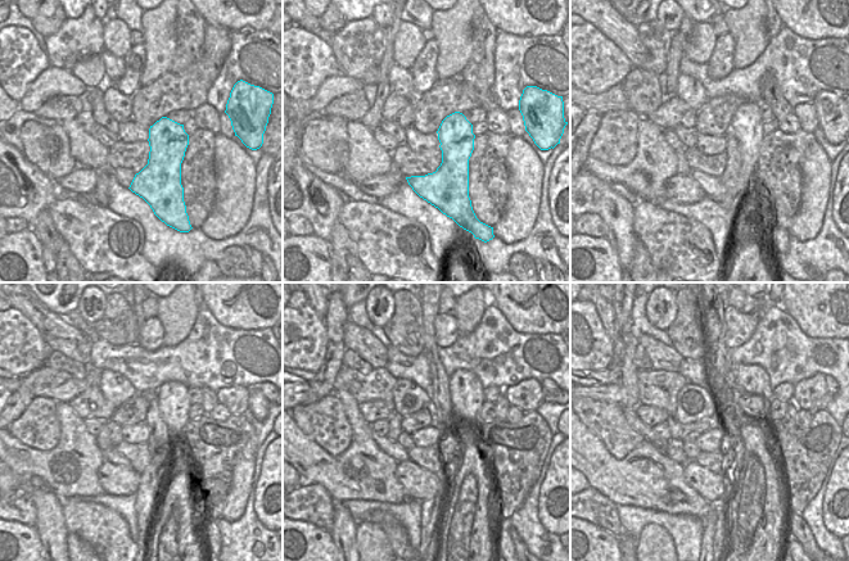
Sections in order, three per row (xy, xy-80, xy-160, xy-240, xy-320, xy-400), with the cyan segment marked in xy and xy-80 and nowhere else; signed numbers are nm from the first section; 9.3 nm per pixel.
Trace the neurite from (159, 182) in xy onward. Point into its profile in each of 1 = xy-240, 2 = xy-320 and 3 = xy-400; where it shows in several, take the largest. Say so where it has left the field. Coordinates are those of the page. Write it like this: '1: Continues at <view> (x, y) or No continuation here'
1: Continues at xy-240 (174, 401)
2: Continues at xy-320 (466, 392)
3: Continues at xy-400 (750, 381)

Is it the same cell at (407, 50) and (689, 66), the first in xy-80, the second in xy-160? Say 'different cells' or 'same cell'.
different cells

